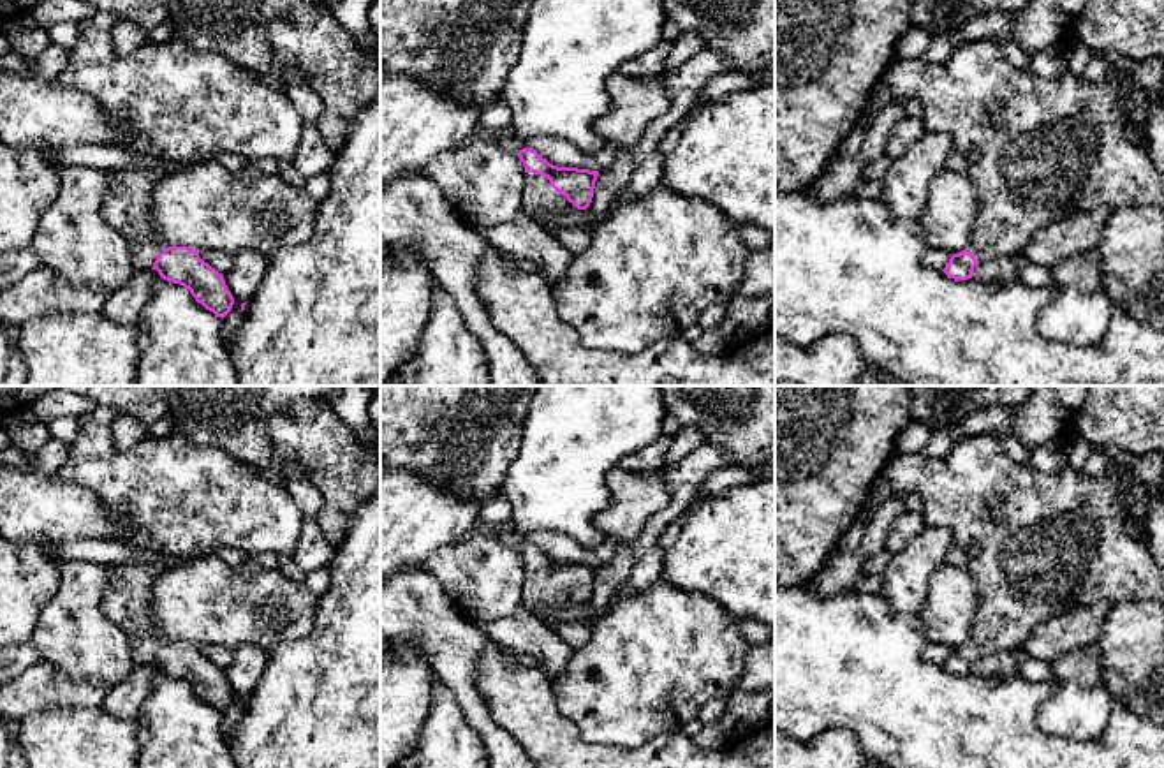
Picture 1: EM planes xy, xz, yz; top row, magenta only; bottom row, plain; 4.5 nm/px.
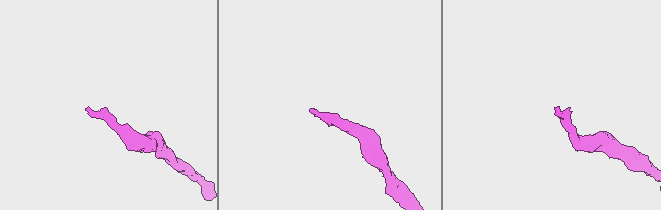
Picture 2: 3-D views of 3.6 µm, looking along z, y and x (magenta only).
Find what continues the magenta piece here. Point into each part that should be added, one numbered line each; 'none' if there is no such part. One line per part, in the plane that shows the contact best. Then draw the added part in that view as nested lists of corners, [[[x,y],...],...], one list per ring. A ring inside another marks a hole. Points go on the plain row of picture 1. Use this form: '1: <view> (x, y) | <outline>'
1: xz (539, 594) | [[[525,567],[521,604],[535,617],[539,617],[548,627],[556,631],[560,622],[555,618],[555,609],[560,604],[574,602],[576,601],[569,597],[565,590],[551,581],[548,572],[535,567]]]

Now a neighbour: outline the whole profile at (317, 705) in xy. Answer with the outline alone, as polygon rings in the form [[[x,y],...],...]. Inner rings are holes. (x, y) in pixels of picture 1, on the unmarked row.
[[[380,488],[356,511],[326,569],[329,571],[329,587],[319,595],[310,632],[275,646],[268,654],[268,664],[255,689],[245,698],[241,720],[229,740],[236,768],[380,768]]]

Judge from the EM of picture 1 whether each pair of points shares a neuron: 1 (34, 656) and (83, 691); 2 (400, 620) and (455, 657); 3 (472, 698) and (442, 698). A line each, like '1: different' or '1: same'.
1: different
2: same
3: different

